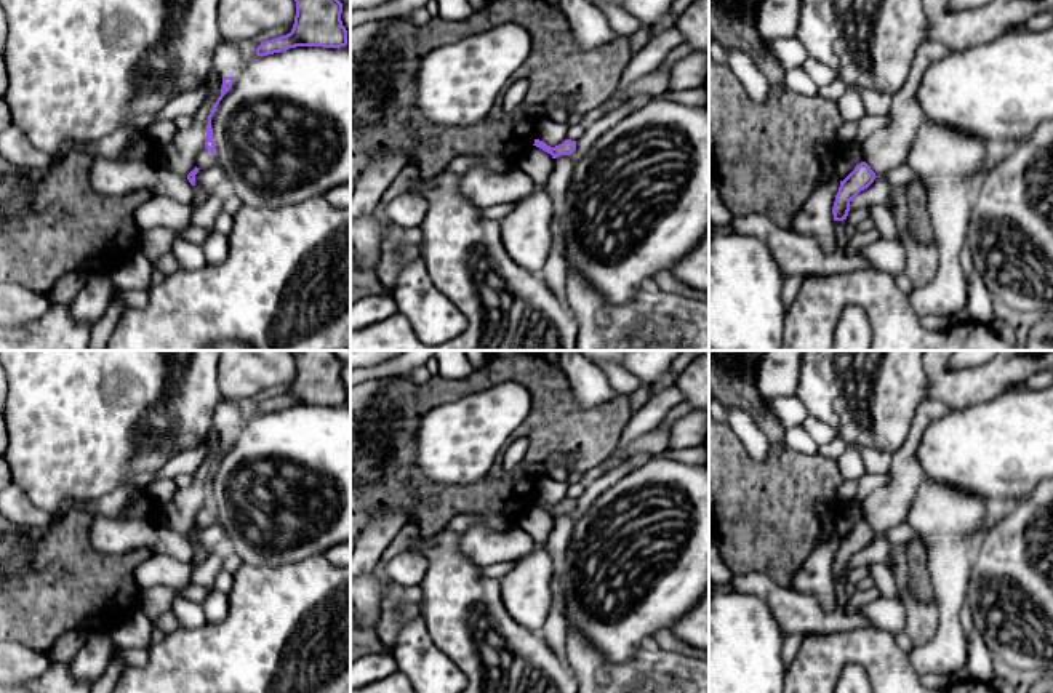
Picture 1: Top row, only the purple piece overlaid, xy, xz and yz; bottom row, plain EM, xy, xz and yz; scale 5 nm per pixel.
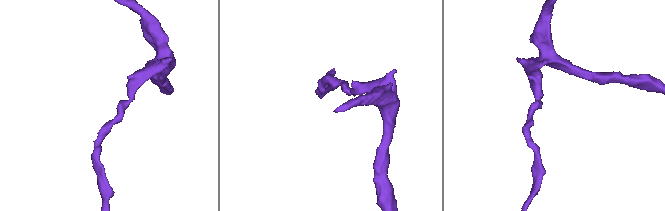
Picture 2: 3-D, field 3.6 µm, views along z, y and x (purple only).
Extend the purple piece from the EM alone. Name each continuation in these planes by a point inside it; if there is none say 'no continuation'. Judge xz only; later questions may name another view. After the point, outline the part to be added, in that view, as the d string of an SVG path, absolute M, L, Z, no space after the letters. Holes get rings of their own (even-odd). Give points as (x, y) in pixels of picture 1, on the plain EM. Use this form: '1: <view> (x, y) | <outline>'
no continuation

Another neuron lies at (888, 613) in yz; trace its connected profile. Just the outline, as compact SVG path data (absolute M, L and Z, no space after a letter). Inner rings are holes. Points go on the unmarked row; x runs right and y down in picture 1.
M882 595L864 605L858 613L866 616L871 626L891 634L903 632L906 626L906 608L899 597Z

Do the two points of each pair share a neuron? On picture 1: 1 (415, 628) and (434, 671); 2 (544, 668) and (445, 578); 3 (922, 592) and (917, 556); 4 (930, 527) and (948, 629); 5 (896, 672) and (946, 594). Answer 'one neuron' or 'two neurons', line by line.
1: one neuron
2: one neuron
3: one neuron
4: one neuron
5: two neurons

